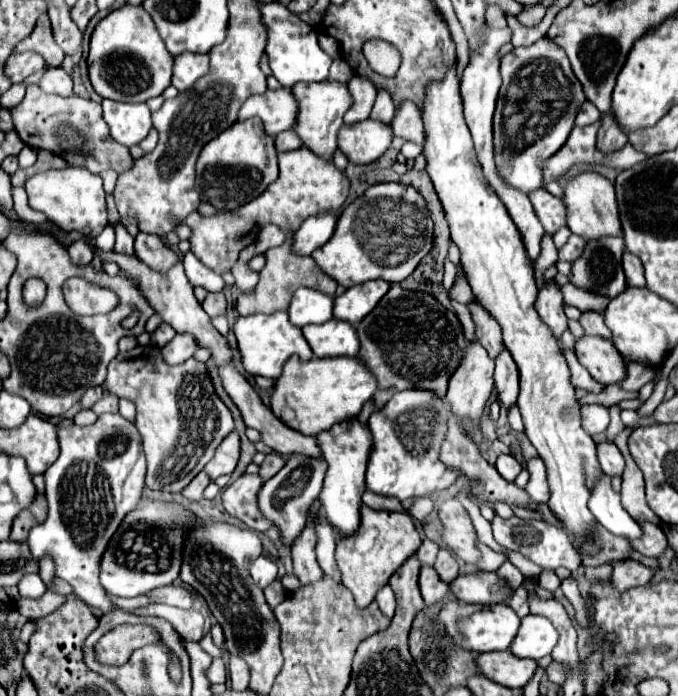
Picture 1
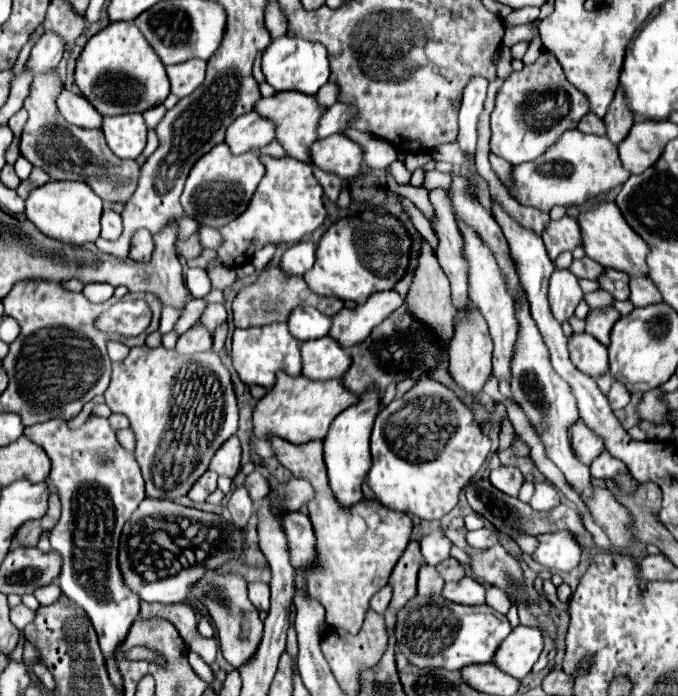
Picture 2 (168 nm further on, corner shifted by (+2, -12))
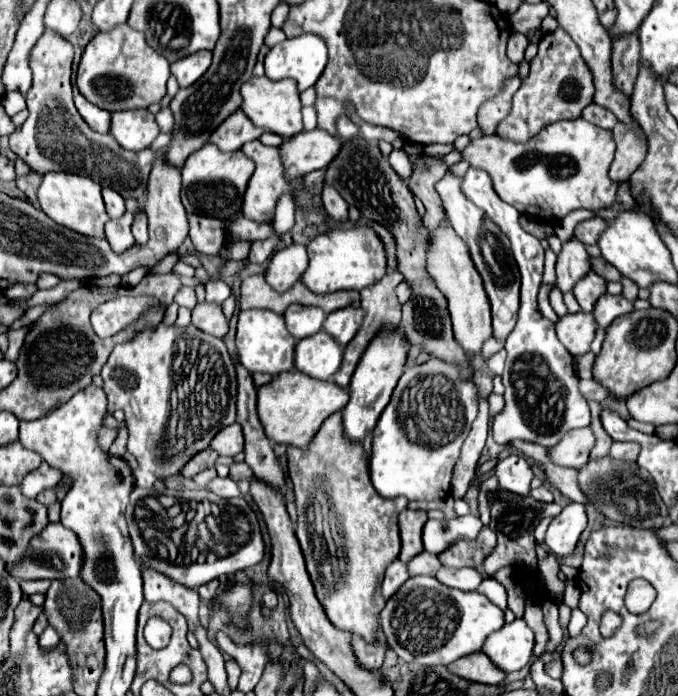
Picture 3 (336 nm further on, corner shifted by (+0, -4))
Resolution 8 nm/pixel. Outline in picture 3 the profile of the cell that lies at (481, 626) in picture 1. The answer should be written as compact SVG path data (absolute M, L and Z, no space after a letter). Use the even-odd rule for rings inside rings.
M429 576L409 578L387 600L379 616L389 648L393 648L405 662L421 666L447 666L467 654L481 652L489 634L505 624L503 610L483 594L447 588L437 578Z

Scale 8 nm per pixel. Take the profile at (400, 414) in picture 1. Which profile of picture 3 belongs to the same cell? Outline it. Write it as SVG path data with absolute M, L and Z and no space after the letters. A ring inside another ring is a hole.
M429 360L425 364L415 364L411 368L407 368L403 372L403 376L399 378L395 390L393 390L393 396L391 396L391 402L387 404L387 408L383 410L375 430L373 430L373 454L371 454L371 460L369 460L369 474L371 474L371 482L375 486L375 490L383 496L383 498L399 498L399 496L405 496L407 500L425 500L425 502L431 502L431 500L443 500L449 496L449 490L451 490L451 472L455 468L455 464L459 462L459 456L461 456L461 444L463 440L467 438L469 430L471 430L471 424L473 420L477 418L477 392L475 392L475 386L471 382L459 382L457 378L457 368L449 368L449 364L441 364L441 360Z

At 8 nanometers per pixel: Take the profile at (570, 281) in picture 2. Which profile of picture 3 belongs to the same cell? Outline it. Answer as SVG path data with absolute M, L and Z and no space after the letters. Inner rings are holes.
M569 240L563 244L563 250L557 256L557 282L555 286L565 294L571 292L573 286L589 272L589 254L585 252L585 244L579 240Z

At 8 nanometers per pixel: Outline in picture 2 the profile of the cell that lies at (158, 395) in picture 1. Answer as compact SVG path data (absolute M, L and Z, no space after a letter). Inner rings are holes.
M131 348L125 360L113 362L111 384L105 390L105 400L111 412L119 412L131 422L131 430L137 438L133 456L139 462L149 498L175 500L179 496L185 496L195 484L195 480L209 468L209 462L217 448L237 432L239 406L231 374L213 350L197 352L191 356L179 356L175 348Z

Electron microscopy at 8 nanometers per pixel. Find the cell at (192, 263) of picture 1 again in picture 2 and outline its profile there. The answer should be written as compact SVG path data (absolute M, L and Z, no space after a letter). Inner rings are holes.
M191 268L191 276L187 280L191 286L191 294L195 298L203 298L211 290L211 282L207 278L207 272L201 268Z

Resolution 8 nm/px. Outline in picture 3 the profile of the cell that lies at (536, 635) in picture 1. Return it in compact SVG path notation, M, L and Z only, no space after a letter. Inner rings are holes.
M517 618L511 624L505 624L501 630L489 636L483 652L491 658L491 662L503 672L517 672L531 662L535 646L535 634L525 624L525 620Z

